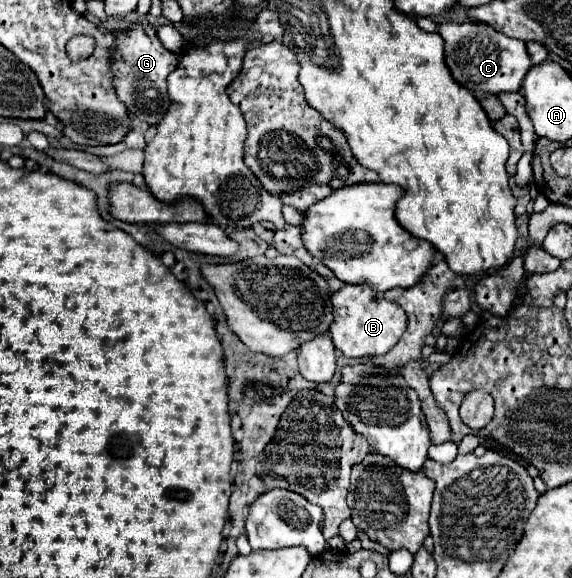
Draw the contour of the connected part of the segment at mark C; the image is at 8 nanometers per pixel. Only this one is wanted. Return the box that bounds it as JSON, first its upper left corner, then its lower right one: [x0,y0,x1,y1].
[437,22,531,92]

